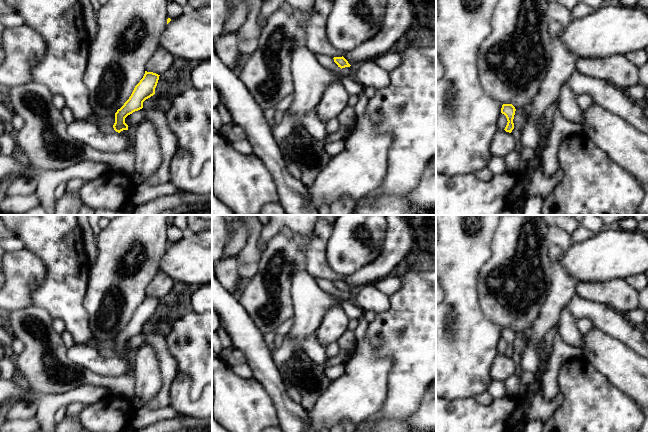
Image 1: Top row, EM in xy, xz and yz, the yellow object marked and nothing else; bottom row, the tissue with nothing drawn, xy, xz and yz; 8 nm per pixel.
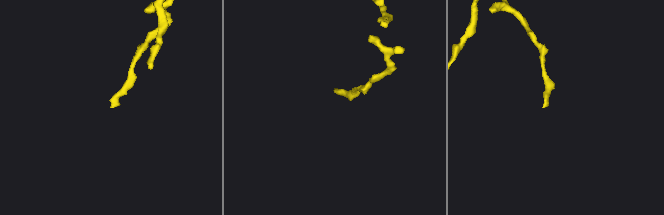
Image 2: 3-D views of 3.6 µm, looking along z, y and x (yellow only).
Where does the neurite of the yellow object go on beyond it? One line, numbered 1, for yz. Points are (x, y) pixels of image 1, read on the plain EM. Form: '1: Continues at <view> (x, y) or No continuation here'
1: No continuation here

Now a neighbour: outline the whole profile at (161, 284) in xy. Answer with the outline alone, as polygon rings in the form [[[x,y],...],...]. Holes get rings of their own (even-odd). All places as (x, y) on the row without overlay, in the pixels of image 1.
[[[158,271],[146,289],[147,296],[162,299],[173,288],[175,281],[168,275]]]

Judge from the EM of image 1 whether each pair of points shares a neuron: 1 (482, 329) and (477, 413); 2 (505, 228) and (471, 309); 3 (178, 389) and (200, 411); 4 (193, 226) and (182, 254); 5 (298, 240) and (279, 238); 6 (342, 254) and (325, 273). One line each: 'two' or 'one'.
1: two
2: two
3: one
4: two
5: one
6: two

